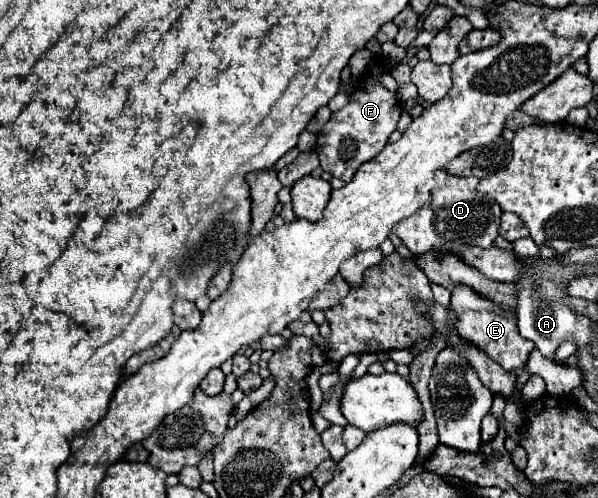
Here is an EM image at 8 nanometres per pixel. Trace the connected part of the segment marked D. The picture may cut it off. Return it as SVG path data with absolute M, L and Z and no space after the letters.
M437 171L435 173L435 187L431 191L431 201L427 201L415 215L399 221L393 227L393 233L403 241L403 245L407 245L407 249L413 255L423 255L427 251L439 251L439 253L455 253L459 255L465 247L483 247L489 249L495 241L495 237L499 235L499 217L501 217L501 209L497 203L493 201L485 201L481 197L481 193L477 191L477 177L457 177L457 175L449 175L447 171Z

